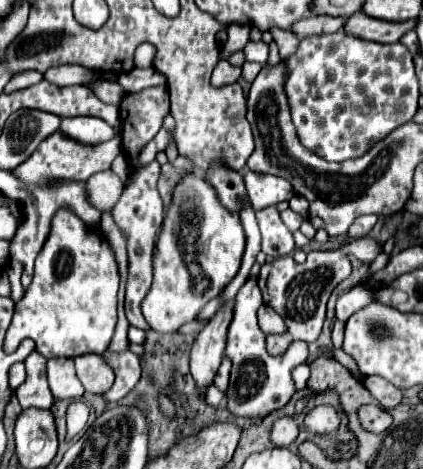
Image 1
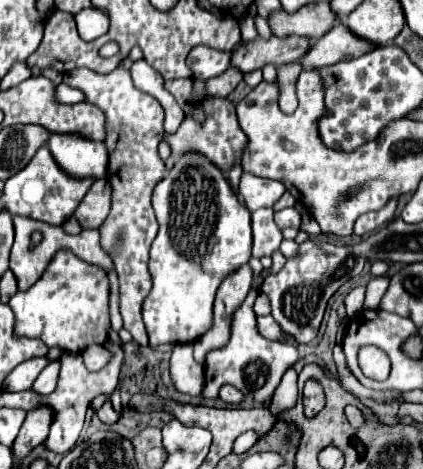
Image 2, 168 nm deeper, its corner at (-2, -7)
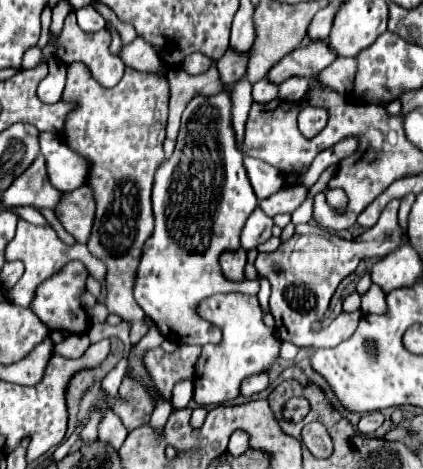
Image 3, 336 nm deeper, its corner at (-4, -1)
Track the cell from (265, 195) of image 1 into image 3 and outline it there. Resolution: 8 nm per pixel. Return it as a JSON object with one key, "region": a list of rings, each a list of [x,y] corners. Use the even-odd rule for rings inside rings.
{"region":[[[250,156],[244,158],[244,166],[246,166],[248,178],[252,182],[252,188],[258,196],[258,200],[264,200],[264,198],[272,196],[272,192],[276,192],[284,186],[284,176],[274,166],[270,166],[262,160],[250,158]]]}

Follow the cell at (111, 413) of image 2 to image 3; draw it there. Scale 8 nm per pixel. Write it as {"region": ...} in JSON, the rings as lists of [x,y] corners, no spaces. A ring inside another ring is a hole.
{"region":[[[108,410],[108,414],[104,414],[104,422],[100,422],[98,432],[100,432],[100,440],[104,444],[110,444],[114,450],[118,450],[124,444],[126,434],[128,434],[124,424],[120,422],[120,418],[112,410]]]}

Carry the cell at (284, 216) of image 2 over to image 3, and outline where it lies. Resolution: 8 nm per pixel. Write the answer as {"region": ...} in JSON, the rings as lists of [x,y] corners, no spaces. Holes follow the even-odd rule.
{"region":[[[296,184],[296,186],[288,186],[278,190],[276,194],[272,194],[266,200],[260,200],[260,208],[268,214],[268,216],[276,216],[282,212],[294,212],[308,196],[308,188],[304,184]]]}

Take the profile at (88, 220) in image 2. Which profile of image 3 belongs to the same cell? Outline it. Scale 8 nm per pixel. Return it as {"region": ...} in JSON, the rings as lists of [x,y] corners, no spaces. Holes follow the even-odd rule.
{"region":[[[80,186],[72,192],[62,194],[54,214],[64,230],[76,238],[76,242],[86,244],[92,230],[94,208],[96,204],[92,202],[92,192],[88,190],[88,186]]]}

